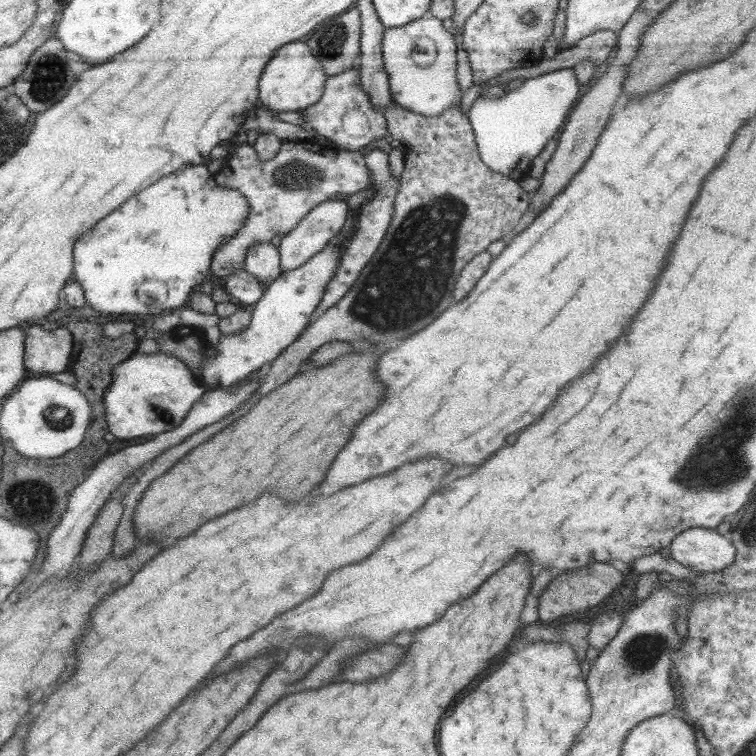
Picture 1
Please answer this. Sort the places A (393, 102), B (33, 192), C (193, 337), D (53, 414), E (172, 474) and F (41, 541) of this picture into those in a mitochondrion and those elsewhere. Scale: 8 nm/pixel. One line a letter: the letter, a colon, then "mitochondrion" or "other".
A: other
B: other
C: mitochondrion
D: mitochondrion
E: other
F: other

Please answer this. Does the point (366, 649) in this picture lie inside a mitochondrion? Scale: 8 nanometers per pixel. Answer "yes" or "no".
no

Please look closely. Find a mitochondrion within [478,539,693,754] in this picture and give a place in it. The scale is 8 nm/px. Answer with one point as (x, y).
(640, 652)

